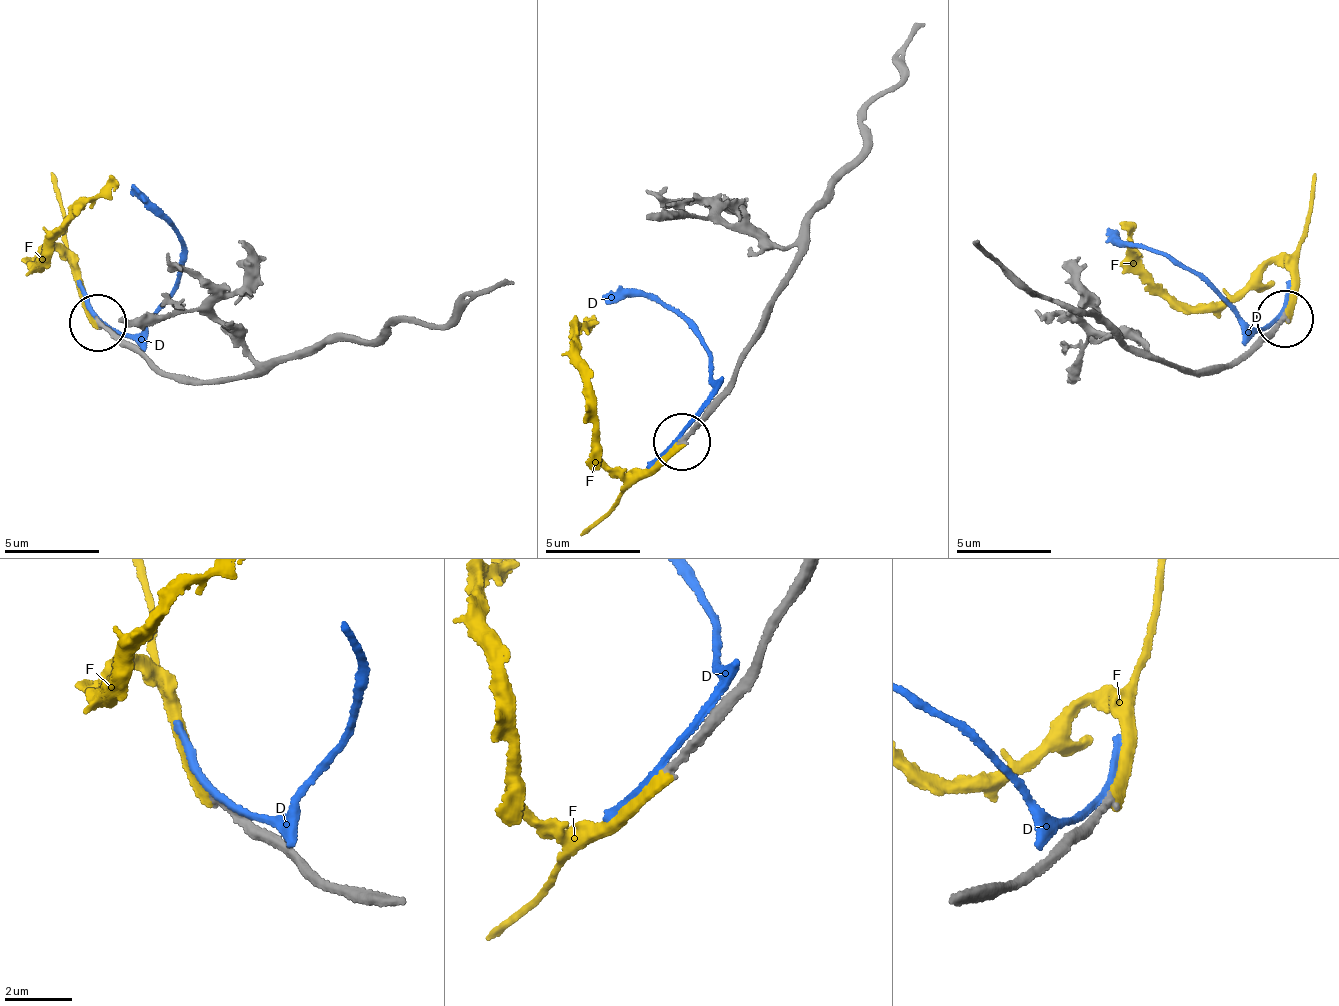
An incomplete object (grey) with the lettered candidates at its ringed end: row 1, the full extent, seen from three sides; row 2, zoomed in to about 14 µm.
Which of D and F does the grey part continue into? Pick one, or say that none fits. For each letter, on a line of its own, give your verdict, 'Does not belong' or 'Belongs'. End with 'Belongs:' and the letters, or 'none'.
D: Does not belong
F: Belongs
Belongs: F

